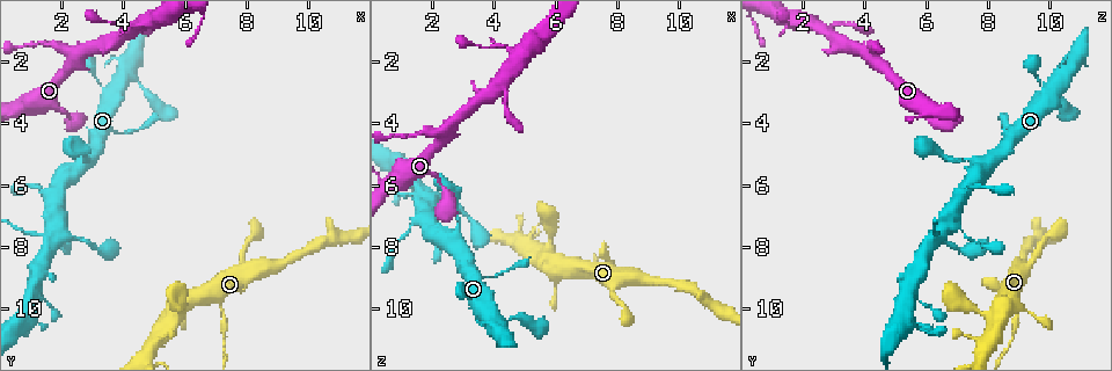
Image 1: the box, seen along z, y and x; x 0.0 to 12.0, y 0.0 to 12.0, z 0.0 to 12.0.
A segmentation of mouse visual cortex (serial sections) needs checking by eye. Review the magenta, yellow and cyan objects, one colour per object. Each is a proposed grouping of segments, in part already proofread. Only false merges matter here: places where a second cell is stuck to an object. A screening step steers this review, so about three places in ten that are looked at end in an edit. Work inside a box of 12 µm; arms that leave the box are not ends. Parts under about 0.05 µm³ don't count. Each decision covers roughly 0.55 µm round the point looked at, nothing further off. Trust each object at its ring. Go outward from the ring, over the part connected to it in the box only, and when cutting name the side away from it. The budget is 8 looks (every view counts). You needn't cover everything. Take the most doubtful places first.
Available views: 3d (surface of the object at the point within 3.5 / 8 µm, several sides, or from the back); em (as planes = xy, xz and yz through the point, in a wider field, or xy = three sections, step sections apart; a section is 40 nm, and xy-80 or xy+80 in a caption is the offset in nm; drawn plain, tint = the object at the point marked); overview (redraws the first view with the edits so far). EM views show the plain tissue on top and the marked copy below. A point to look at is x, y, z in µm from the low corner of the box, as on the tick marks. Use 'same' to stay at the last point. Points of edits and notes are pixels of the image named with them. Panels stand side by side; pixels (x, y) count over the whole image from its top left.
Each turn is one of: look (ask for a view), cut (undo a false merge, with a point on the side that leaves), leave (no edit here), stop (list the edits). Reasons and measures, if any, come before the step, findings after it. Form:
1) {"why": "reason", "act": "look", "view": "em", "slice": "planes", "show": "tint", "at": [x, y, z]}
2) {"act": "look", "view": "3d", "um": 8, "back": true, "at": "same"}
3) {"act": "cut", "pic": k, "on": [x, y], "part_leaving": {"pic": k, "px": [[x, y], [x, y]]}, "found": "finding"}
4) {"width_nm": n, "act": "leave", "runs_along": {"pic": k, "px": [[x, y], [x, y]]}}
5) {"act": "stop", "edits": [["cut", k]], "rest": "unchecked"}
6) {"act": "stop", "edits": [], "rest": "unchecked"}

{"why": "thin neck", "act": "look", "view": "3d", "um": 3.5, "at": [7.2, 10.2, 8.9]}

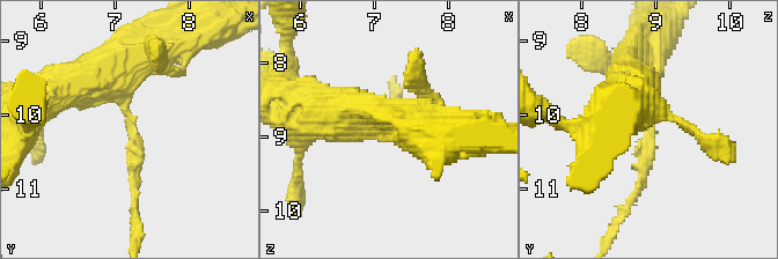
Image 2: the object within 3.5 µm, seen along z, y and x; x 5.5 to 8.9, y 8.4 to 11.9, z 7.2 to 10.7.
{"arm_widths_nm": [100, 500], "act": "look", "view": "em", "slice": "xy", "step": 3, "show": "tint", "at": [7.25, 10.15, 8.90]}

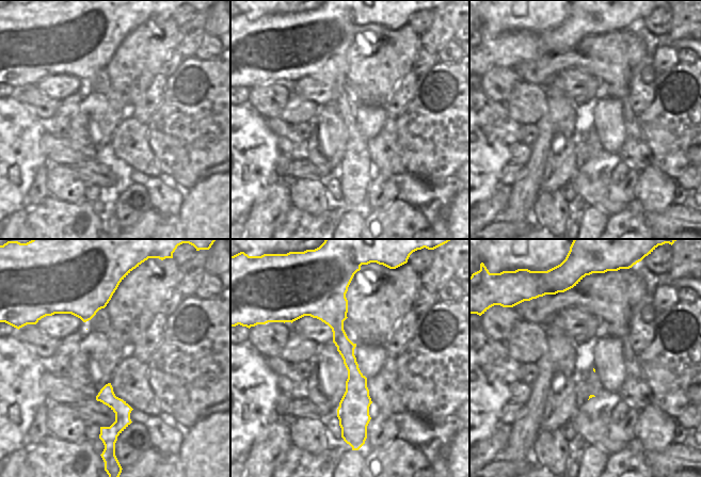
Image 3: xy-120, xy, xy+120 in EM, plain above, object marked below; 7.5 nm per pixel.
{"act": "look", "view": "em", "slice": "xy", "step": 2, "show": "tint", "at": "same"}

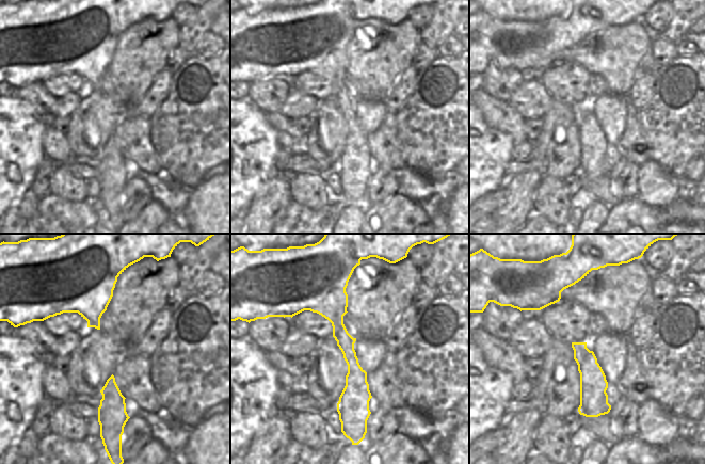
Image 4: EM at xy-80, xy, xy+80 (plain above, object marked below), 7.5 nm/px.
{"act": "cut", "pic": 2, "on": [645, 145], "part_leaving": {"pic": 2, "px": [[124, 108], [134, 133], [134, 214]]}, "found": "two cells meet here"}

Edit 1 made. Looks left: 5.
{"why": "redraw", "act": "look", "view": "overview"}

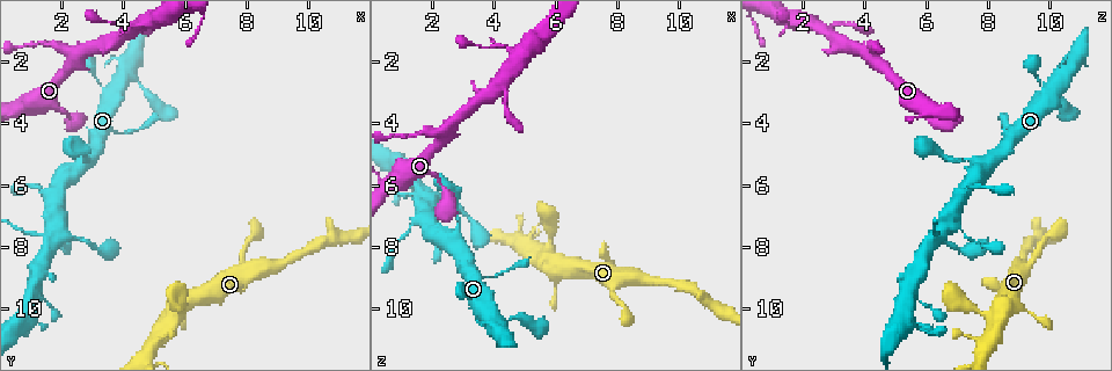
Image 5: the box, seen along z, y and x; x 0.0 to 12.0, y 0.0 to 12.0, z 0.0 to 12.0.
{"why": "narrows sharply", "act": "look", "view": "3d", "um": 8, "back": true, "at": [3.7, 0.8, 1.5]}

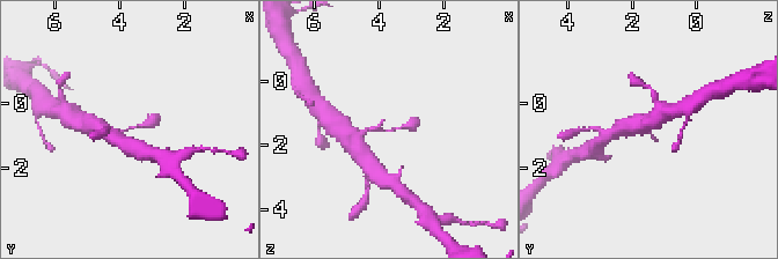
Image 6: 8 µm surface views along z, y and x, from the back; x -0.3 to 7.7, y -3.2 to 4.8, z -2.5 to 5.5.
{"act": "look", "view": "3d", "um": 3.5, "at": [3.7, 0.9, 1.5]}

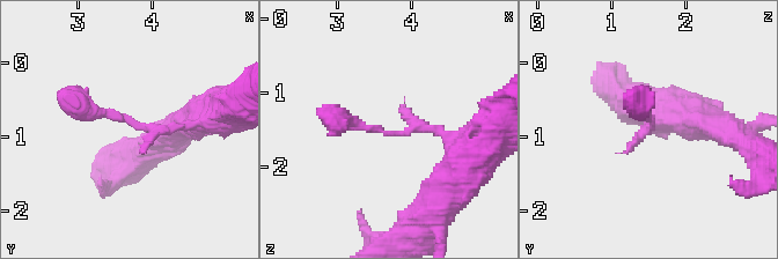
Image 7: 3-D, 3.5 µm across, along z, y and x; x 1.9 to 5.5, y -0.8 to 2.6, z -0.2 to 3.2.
{"why": "now the EM", "act": "look", "view": "em", "slice": "xy", "step": 1, "show": "tint", "at": [3.70, 0.85, 1.55]}

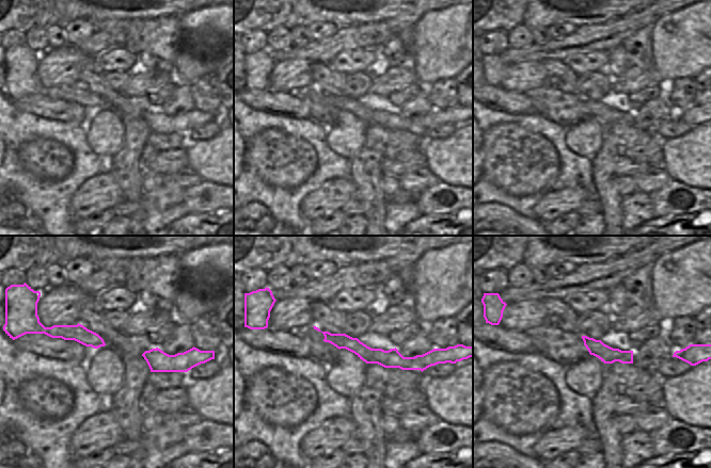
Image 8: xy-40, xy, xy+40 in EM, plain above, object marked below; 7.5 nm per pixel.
{"width_nm": 130, "act": "leave", "runs_along": {"pic": 8, "px": [[327, 335], [368, 355], [424, 364]]}, "found": "all the same cell"}

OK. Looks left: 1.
{"act": "stop", "edits": [["cut", 2]], "rest": "unchecked"}

